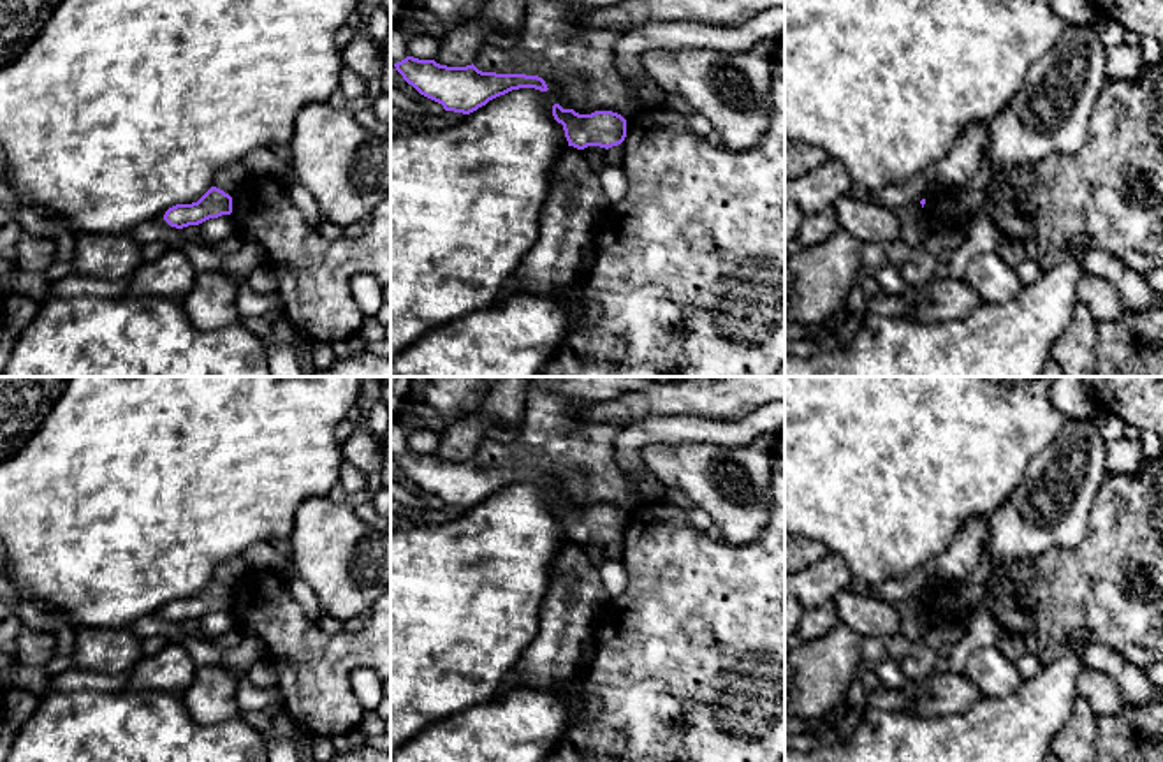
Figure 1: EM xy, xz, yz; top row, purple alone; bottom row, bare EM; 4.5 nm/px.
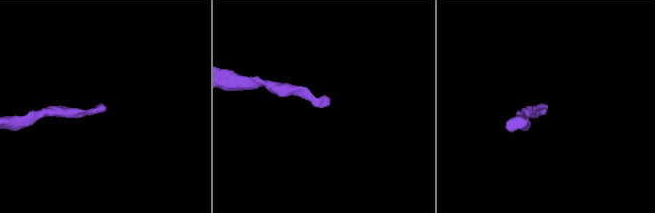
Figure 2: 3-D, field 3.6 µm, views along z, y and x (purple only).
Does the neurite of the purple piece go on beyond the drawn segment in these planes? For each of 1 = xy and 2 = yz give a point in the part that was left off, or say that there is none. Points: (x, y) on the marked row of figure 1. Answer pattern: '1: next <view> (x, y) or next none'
1: next none
2: next none

